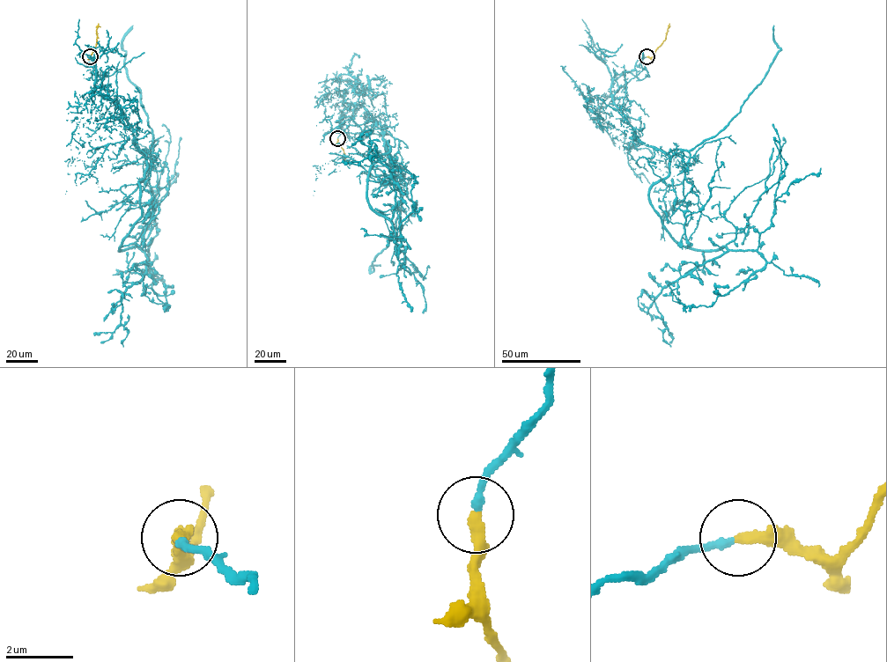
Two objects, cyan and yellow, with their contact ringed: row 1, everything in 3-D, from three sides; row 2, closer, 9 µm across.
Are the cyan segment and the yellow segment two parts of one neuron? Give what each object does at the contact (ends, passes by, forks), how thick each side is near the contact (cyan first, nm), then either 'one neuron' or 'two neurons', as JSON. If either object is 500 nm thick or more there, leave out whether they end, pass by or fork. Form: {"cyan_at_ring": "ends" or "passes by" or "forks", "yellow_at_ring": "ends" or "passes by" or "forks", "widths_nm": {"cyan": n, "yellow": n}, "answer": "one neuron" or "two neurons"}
{"cyan_at_ring": "ends", "yellow_at_ring": "ends", "widths_nm": {"cyan": 240, "yellow": 360}, "answer": "one neuron"}

